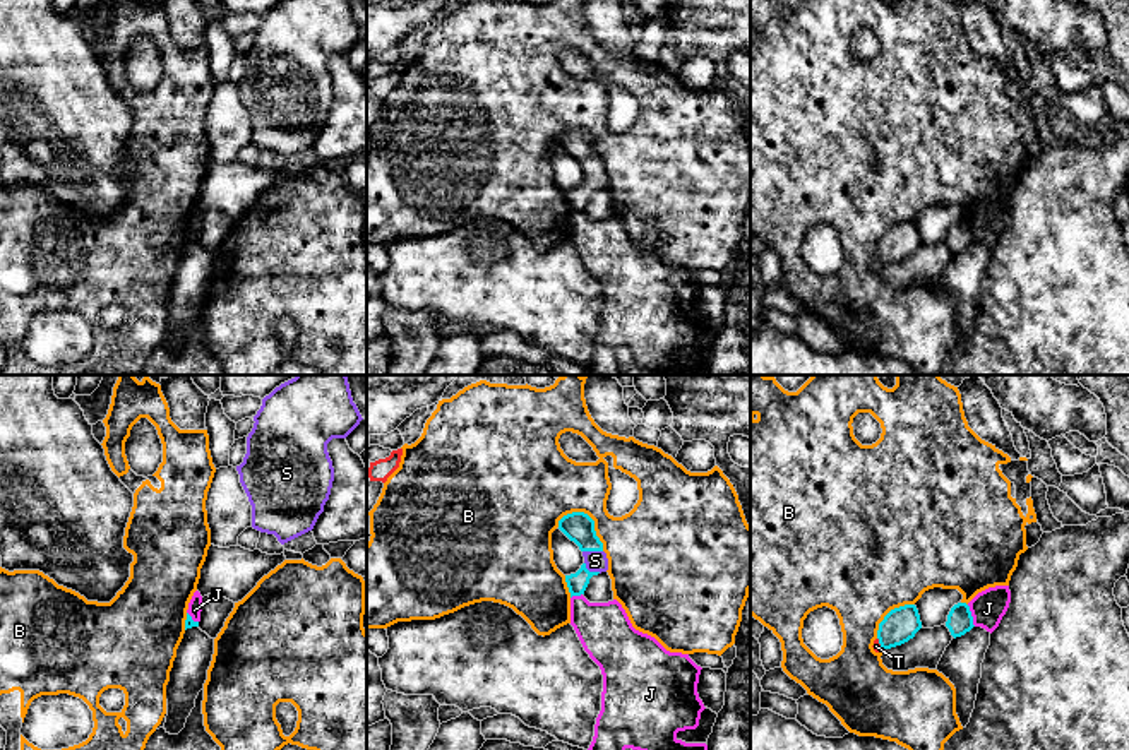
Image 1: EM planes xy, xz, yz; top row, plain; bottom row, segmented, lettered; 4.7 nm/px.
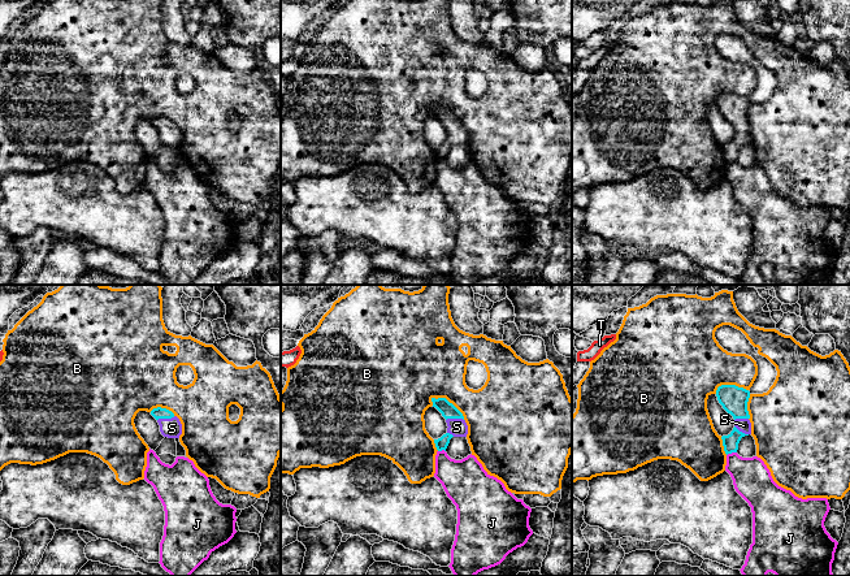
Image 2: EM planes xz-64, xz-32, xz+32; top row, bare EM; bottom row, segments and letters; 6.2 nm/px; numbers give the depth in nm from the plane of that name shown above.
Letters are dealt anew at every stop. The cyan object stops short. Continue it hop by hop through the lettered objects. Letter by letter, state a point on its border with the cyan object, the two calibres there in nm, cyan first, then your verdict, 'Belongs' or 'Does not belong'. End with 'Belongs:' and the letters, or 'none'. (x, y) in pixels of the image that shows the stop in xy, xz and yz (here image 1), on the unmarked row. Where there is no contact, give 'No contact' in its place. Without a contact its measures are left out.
B: Touches cyan at xz (590, 134). Thickness 140 nm (cyan) against 320 nm. Does not belong
J: Touches cyan at yz (970, 232). Thickness 120 nm (cyan) against 160 nm. Does not belong
S: Touches cyan at xz (593, 166). Thickness 140 nm (cyan) against 100 nm. Belongs
T: Touches cyan at yz (879, 259). Thickness 160 nm (cyan) against 40 nm. Belongs
Belongs: S, T

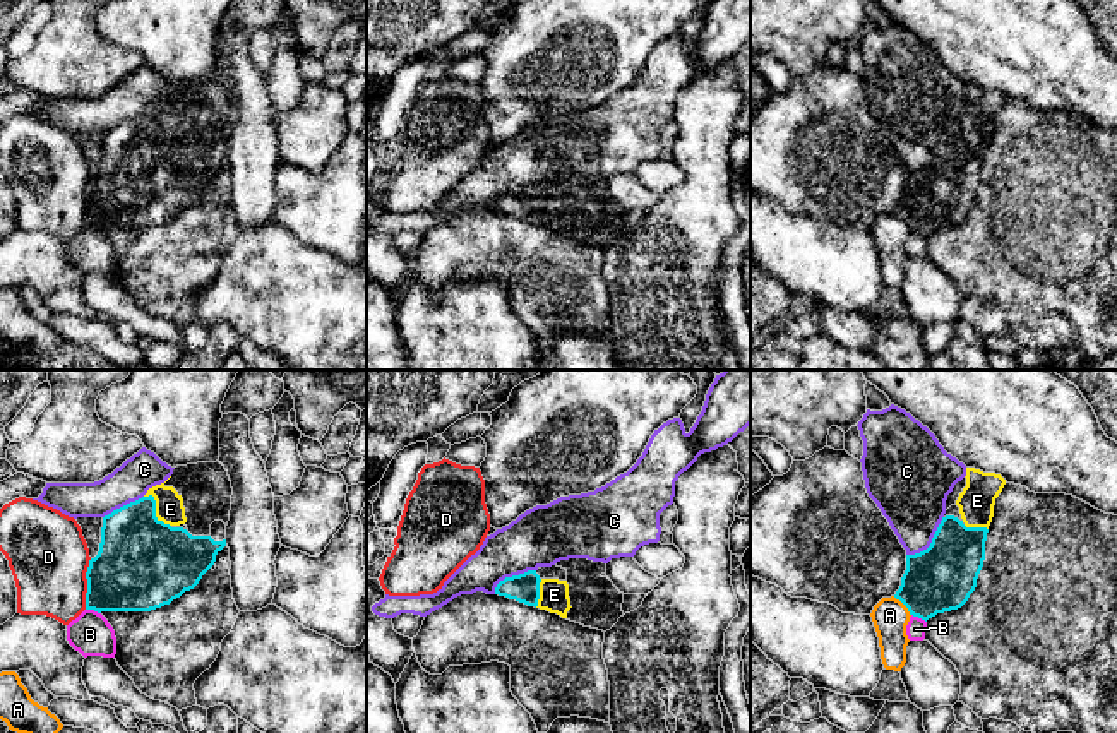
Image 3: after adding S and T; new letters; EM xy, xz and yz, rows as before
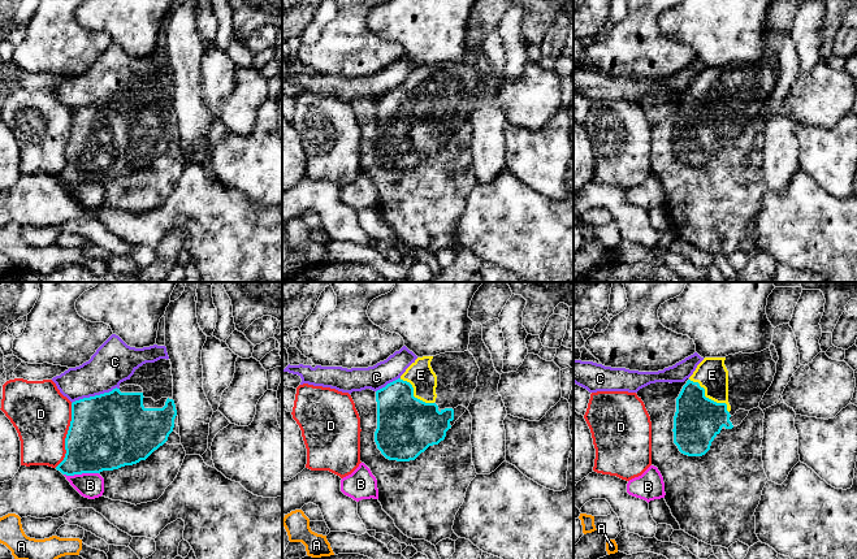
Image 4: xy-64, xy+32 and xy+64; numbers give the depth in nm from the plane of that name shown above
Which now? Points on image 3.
A: Touches cyan at yz (903, 220). Thickness 300 nm (cyan) against 170 nm. Does not belong
B: Touches cyan at xy (93, 225). Thickness 360 nm (cyan) against 200 nm. Does not belong
C: Touches cyan at yz (932, 158). Thickness 300 nm (cyan) against 320 nm. Does not belong
D: Touches cyan at xy (88, 201). Thickness 400 nm (cyan) against 380 nm. Does not belong
E: Touches cyan at xy (155, 125). Thickness 420 nm (cyan) against 130 nm. Belongs
Belongs: E

